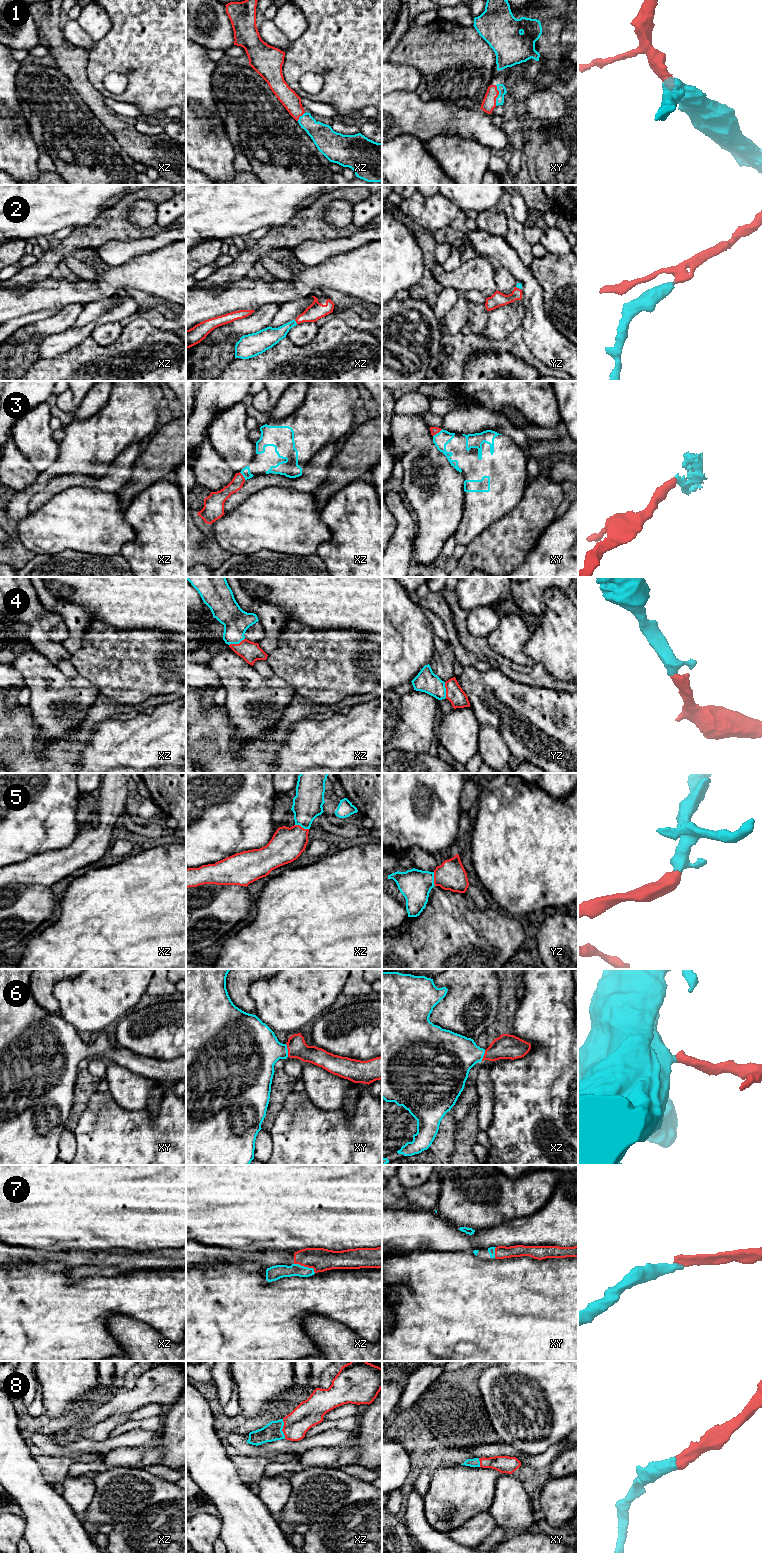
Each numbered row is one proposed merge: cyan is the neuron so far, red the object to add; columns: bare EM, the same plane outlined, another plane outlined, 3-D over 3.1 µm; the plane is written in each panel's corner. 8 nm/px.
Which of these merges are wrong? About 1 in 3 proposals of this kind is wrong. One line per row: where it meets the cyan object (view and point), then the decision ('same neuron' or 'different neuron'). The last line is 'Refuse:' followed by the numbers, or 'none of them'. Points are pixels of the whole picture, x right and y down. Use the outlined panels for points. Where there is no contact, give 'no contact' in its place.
1: xy (498, 95) | same neuron
2: xz (295, 321) | same neuron
3: xy (437, 433) | same neuron
4: xz (236, 643) | same neuron
5: xz (302, 827) | same neuron
6: xy (287, 1050) | same neuron
7: xz (305, 1267) | same neuron
8: xz (282, 1428) | same neuron
Refuse: none of them

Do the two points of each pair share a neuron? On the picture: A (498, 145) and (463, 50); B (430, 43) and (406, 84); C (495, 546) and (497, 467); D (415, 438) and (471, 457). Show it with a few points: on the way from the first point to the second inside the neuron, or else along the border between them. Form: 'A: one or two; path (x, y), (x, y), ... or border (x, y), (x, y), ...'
A: two; border (456, 106), (479, 109)
B: two; border (392, 62), (413, 66), (422, 78)
C: two; border (515, 506), (478, 535)
D: two; border (429, 427), (433, 441)

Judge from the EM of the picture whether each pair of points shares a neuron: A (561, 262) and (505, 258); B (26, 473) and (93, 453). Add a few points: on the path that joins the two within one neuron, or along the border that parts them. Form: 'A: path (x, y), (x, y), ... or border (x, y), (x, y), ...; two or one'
A: border (527, 264), (539, 285); two
B: border (40, 473), (23, 490); two

